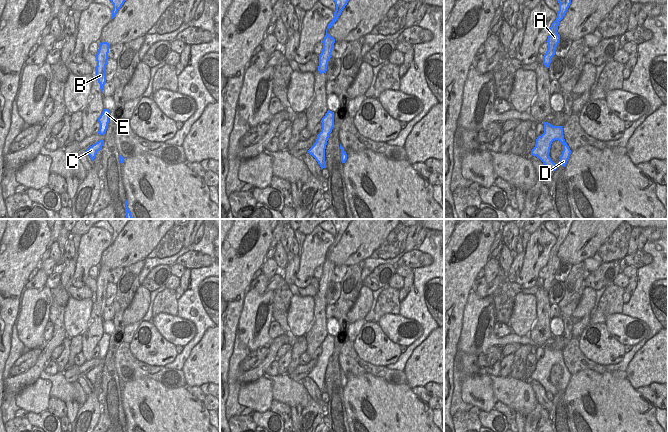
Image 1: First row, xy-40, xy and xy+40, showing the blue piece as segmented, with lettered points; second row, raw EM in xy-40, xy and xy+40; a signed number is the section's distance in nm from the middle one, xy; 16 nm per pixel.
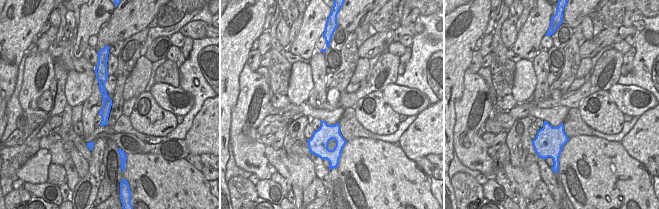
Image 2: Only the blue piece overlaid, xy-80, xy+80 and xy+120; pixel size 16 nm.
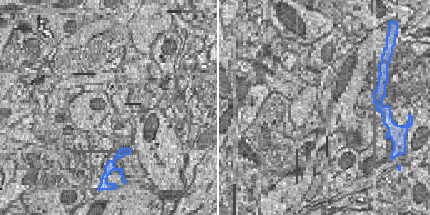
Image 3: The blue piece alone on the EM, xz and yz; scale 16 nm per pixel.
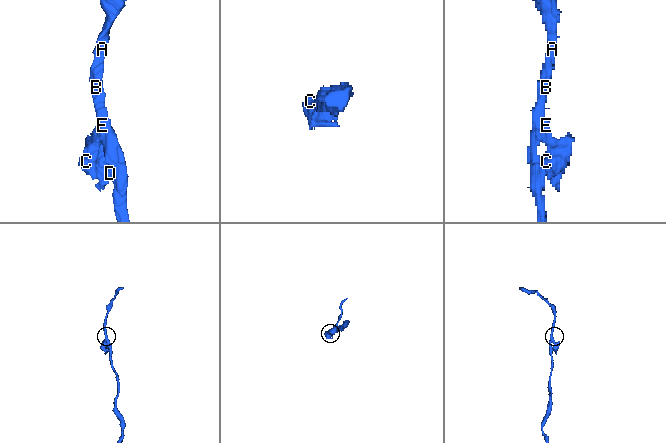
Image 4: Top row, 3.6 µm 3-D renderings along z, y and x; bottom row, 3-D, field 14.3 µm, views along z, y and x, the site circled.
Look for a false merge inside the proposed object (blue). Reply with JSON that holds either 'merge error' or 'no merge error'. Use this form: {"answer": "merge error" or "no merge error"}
{"answer": "merge error"}

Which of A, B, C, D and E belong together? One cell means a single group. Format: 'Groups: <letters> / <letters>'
Groups: A B E / C D

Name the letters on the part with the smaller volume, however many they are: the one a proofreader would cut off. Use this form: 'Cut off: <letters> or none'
Cut off: C, D

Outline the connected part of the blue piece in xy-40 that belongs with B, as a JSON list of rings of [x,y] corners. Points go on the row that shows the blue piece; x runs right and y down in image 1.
[[[102,42],[99,44],[99,49],[96,54],[96,79],[100,84],[101,92],[103,92],[104,85],[106,83],[106,65],[108,60],[108,53],[109,53],[110,44],[107,42]]]

